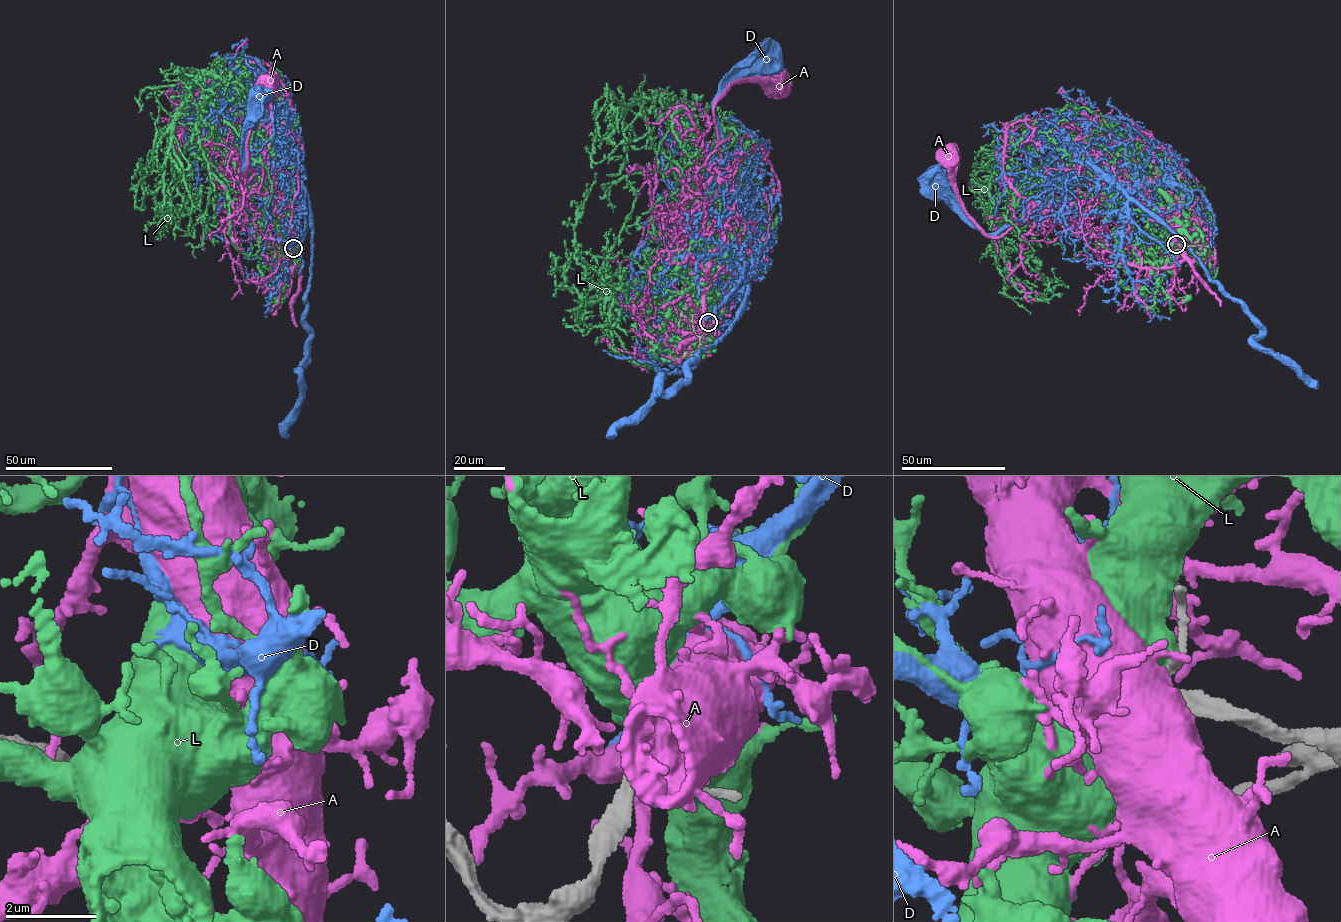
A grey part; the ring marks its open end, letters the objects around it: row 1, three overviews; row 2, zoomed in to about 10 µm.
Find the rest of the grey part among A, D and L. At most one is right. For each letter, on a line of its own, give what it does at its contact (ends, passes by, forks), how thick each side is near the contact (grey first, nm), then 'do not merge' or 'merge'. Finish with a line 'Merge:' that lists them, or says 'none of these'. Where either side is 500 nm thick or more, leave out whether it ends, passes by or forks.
A: 340/950 nm | do not merge
D: it ends | 240/440 nm | merge
L: 280/1050 nm | do not merge
Merge: D

